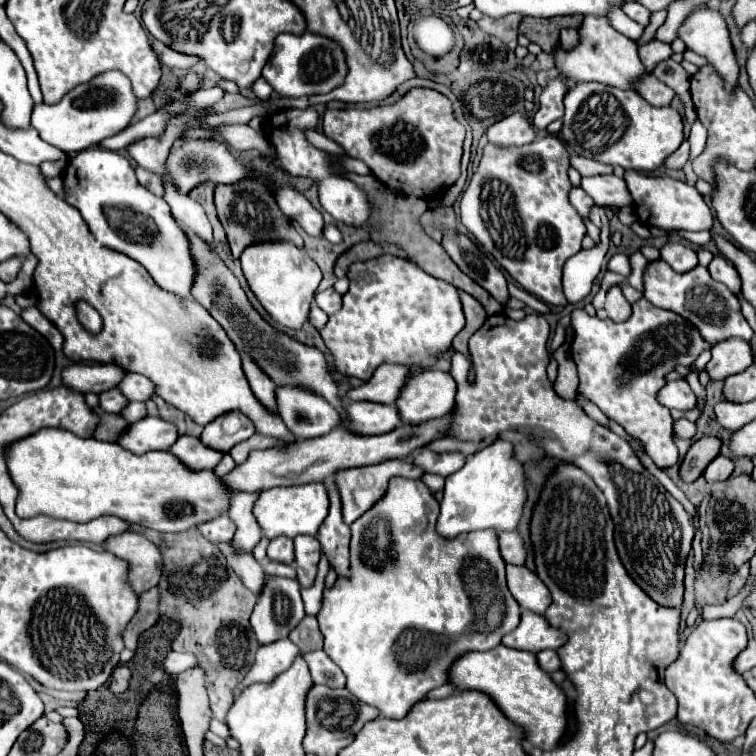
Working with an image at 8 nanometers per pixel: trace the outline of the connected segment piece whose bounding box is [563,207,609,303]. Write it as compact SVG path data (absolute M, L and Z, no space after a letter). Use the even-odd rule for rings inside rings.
M604 207L600 209L600 218L599 243L595 243L587 251L581 249L575 257L571 257L565 263L563 291L565 291L565 297L569 303L579 303L589 295L591 285L603 267L603 257L605 257L607 247L609 247L609 219L606 217ZM567 279L571 279L571 281L567 281Z

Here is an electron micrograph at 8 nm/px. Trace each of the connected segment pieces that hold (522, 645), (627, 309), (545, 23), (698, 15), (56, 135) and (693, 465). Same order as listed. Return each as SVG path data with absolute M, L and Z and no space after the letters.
M527 609L521 613L519 627L505 635L503 639L505 647L533 653L539 653L541 649L559 649L565 643L567 643L565 631L551 627L543 615L537 615Z
M613 285L613 287L607 291L605 311L607 311L609 319L613 319L613 321L625 321L625 319L629 319L629 315L631 315L631 305L629 305L629 301L623 297L619 285Z
M569 15L569 17L551 17L551 19L535 19L535 17L525 17L519 31L531 41L537 43L543 51L551 53L557 39L559 31L565 27L579 27L581 25L581 15Z
M695 9L681 25L679 39L683 39L691 51L707 57L709 65L723 75L727 89L737 85L739 67L733 55L727 25L717 11Z
M105 71L89 83L77 85L57 105L35 103L31 125L49 145L61 149L63 153L79 153L123 131L137 111L137 101L139 99L131 89L131 81L121 71Z
M701 437L691 445L687 451L683 463L681 463L681 479L683 481L695 481L703 475L705 467L719 455L721 451L721 439L717 437Z

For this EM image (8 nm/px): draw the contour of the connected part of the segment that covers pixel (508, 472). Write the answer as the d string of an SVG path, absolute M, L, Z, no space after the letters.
M497 439L485 449L467 457L467 463L457 473L447 477L437 531L449 539L465 531L479 531L489 527L497 531L513 531L521 519L525 501L527 489L523 463L515 459L515 451L509 441Z

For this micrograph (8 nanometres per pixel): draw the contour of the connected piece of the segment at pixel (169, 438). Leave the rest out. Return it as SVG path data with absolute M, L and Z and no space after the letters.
M145 417L133 425L129 425L127 431L119 437L125 449L133 453L145 453L145 451L161 451L169 449L177 441L177 427L173 423L163 421L161 417Z

